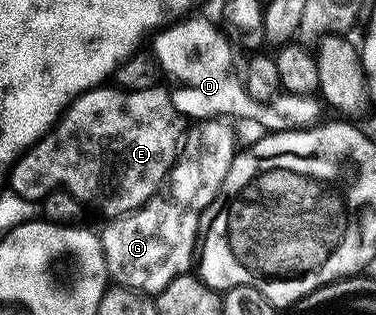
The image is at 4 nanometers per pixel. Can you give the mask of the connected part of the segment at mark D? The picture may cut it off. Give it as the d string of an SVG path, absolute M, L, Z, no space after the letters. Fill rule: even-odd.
M208 18L193 19L178 20L177 23L162 28L151 40L151 51L167 80L169 76L168 83L172 88L175 108L182 116L193 122L214 118L254 120L261 124L262 129L268 130L273 124L286 124L289 129L301 128L301 120L309 120L313 112L322 115L322 105L313 108L313 104L305 104L305 96L293 100L293 112L289 112L289 116L277 116L277 112L269 112L266 105L261 108L264 103L255 102L255 98L245 92L244 83L239 79L238 73L237 76L233 73L234 45L230 37Z

